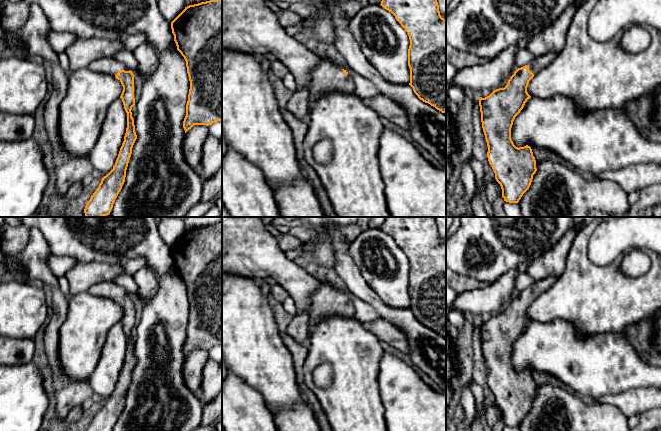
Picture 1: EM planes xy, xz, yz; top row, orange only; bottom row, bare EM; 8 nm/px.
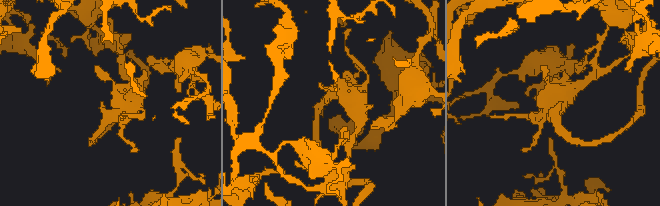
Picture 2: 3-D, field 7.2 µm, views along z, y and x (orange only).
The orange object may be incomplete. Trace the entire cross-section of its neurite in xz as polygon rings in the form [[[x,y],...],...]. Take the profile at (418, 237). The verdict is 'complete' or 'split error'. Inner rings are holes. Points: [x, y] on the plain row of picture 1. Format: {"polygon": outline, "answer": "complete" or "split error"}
{"polygon": [[[386,217],[380,228],[391,236],[409,260],[410,307],[420,324],[446,337],[446,244],[441,241],[434,217]]], "answer": "complete"}

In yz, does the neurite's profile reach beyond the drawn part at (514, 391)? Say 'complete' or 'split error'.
split error

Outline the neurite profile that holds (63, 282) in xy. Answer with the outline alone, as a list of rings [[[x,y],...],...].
[[[62,276],[58,278],[58,283],[61,288],[61,290],[64,292],[64,296],[69,299],[71,296],[68,293],[68,280],[66,276]]]

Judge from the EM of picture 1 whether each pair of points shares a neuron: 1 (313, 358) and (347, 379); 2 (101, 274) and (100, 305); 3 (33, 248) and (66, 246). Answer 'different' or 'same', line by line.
1: same
2: different
3: different

